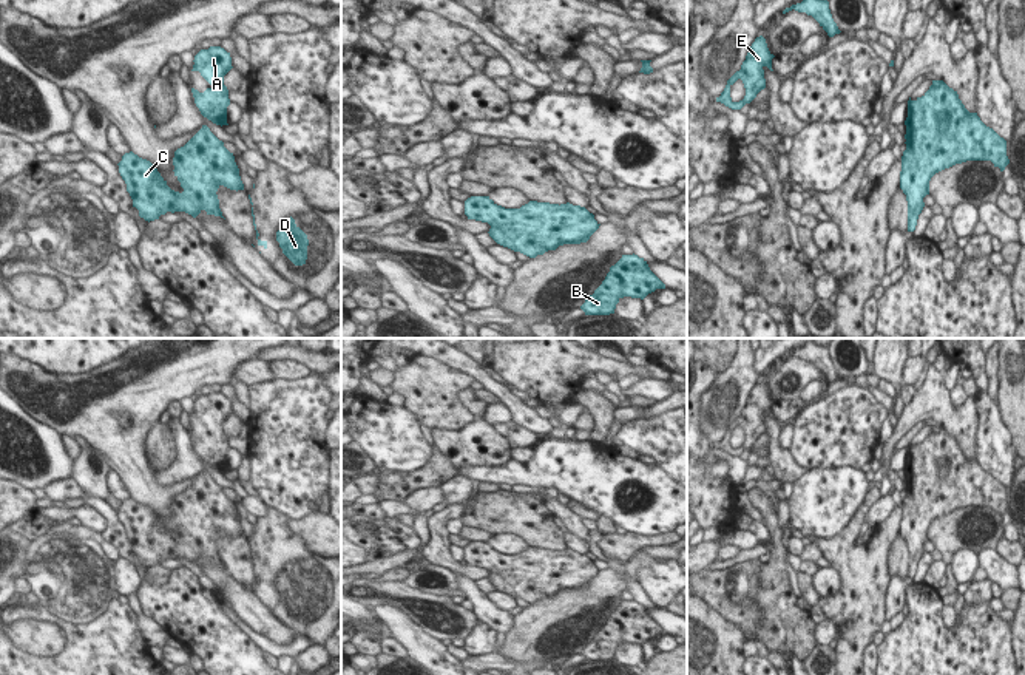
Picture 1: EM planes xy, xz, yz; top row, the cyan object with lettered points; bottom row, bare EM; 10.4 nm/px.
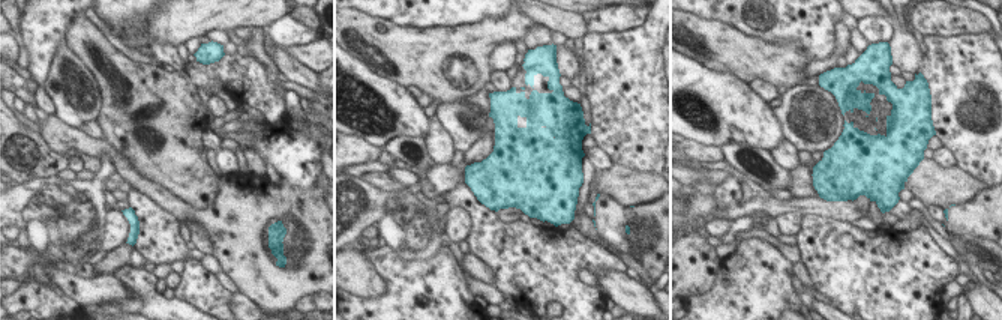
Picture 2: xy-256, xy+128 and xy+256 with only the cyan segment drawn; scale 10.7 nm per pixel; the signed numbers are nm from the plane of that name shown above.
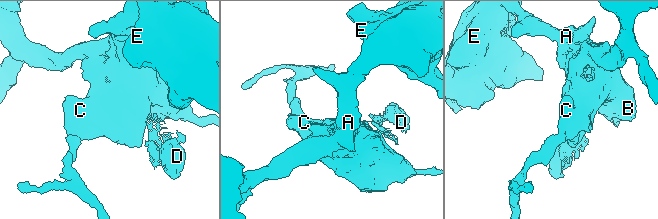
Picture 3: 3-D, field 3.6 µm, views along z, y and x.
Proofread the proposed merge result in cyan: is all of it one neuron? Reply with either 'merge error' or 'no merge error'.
merge error

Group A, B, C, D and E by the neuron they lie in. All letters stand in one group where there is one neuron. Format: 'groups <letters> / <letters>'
groups A B C E / D

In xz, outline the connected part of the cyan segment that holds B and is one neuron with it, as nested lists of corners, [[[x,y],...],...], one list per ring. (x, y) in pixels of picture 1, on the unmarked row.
[[[634,599],[622,601],[580,655],[585,661],[610,661],[621,644],[644,646],[656,635],[665,635],[665,630],[650,616],[647,607]]]

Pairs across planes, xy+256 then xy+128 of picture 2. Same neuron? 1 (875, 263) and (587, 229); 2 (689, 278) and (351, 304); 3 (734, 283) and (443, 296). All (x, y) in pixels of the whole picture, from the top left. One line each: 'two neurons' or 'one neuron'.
1: two neurons
2: two neurons
3: one neuron

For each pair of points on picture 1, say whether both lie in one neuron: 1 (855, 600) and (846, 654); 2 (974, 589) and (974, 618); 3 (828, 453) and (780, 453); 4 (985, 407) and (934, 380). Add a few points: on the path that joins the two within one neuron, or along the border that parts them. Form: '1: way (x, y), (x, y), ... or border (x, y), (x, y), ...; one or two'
1: way (855, 613), (852, 640); one
2: border (990, 600), (965, 603); two
3: border (789, 448), (794, 459), (809, 470); two
4: border (974, 396), (977, 408), (976, 437); two

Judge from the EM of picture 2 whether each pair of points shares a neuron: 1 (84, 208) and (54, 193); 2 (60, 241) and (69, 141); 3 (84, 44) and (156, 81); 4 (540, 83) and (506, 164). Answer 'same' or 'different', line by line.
1: same
2: different
3: same
4: same

